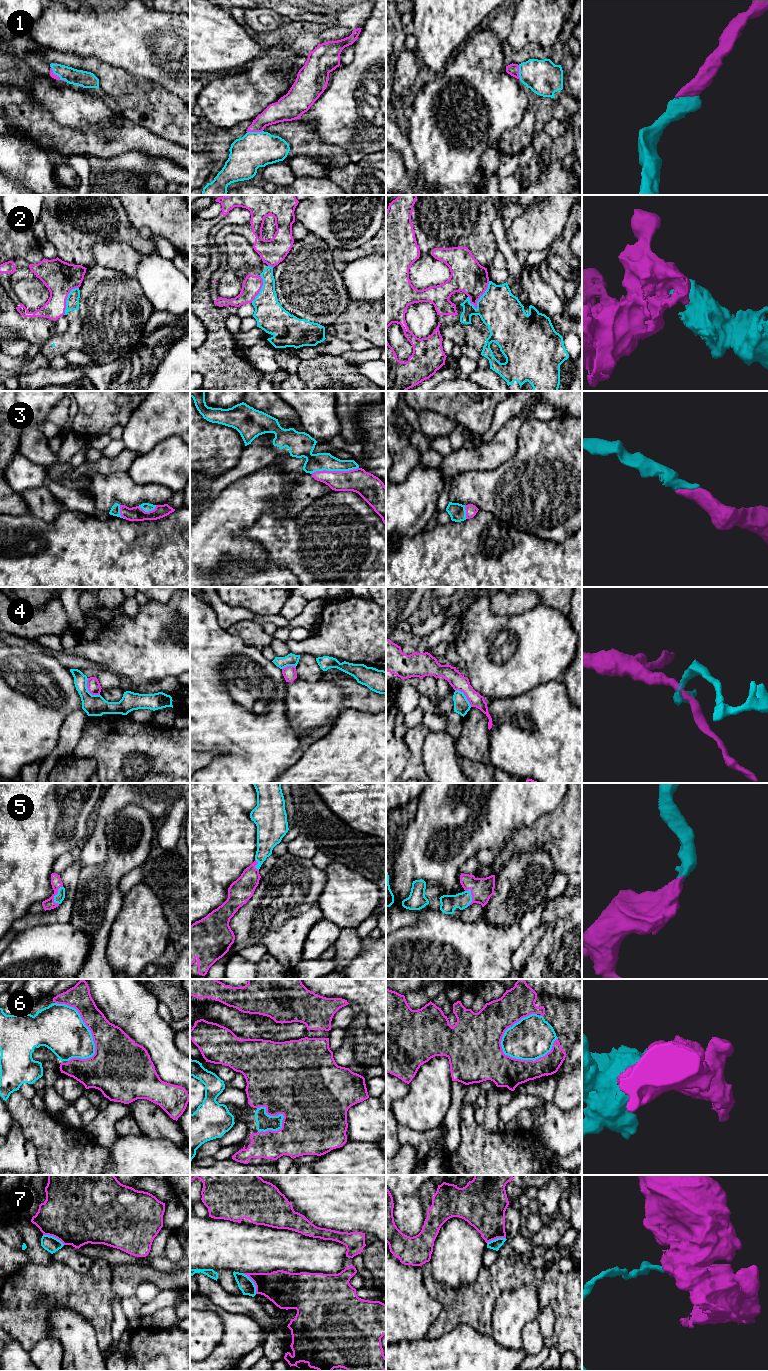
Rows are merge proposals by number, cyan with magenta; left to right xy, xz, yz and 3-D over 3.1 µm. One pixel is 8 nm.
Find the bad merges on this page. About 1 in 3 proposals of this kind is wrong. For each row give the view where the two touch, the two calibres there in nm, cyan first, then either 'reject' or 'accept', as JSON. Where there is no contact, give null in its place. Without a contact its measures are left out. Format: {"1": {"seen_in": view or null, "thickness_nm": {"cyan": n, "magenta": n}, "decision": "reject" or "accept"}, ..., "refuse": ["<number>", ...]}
{"1": {"seen_in": "xz", "thickness_nm": {"cyan": 280, "magenta": 160}, "decision": "accept"}, "2": {"seen_in": "yz", "thickness_nm": {"cyan": 320, "magenta": 280}, "decision": "reject"}, "3": {"seen_in": "xz", "thickness_nm": {"cyan": 140, "magenta": 190}, "decision": "accept"}, "4": {"seen_in": "xy", "thickness_nm": {"cyan": 180, "magenta": 110}, "decision": "reject"}, "5": {"seen_in": "xy", "thickness_nm": {"cyan": 70, "magenta": 90}, "decision": "accept"}, "6": {"seen_in": "yz", "thickness_nm": {"cyan": 340, "magenta": 260}, "decision": "reject"}, "7": {"seen_in": "xz", "thickness_nm": {"cyan": 120, "magenta": 280}, "decision": "reject"}, "refuse": ["2", "4", "6", "7"]}

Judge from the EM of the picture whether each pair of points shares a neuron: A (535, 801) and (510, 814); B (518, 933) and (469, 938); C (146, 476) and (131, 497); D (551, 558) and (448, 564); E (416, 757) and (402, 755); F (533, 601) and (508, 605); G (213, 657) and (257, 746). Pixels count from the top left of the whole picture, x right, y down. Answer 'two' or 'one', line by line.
A: one
B: one
C: two
D: one
E: two
F: one
G: one

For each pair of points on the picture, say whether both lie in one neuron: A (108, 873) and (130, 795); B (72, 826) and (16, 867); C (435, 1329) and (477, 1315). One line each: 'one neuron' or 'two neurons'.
A: two neurons
B: one neuron
C: one neuron

